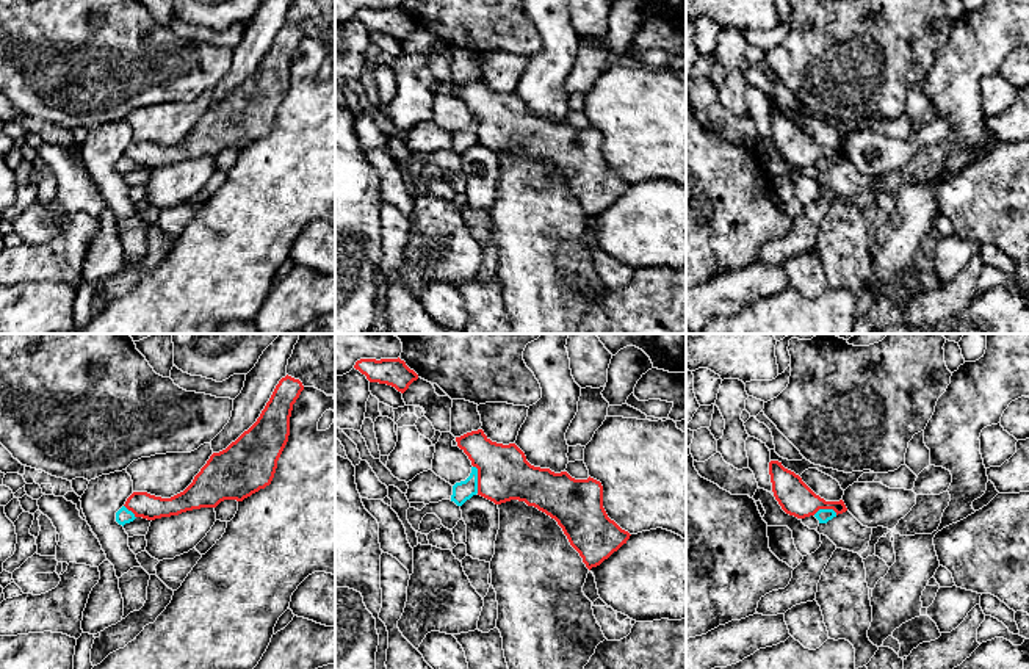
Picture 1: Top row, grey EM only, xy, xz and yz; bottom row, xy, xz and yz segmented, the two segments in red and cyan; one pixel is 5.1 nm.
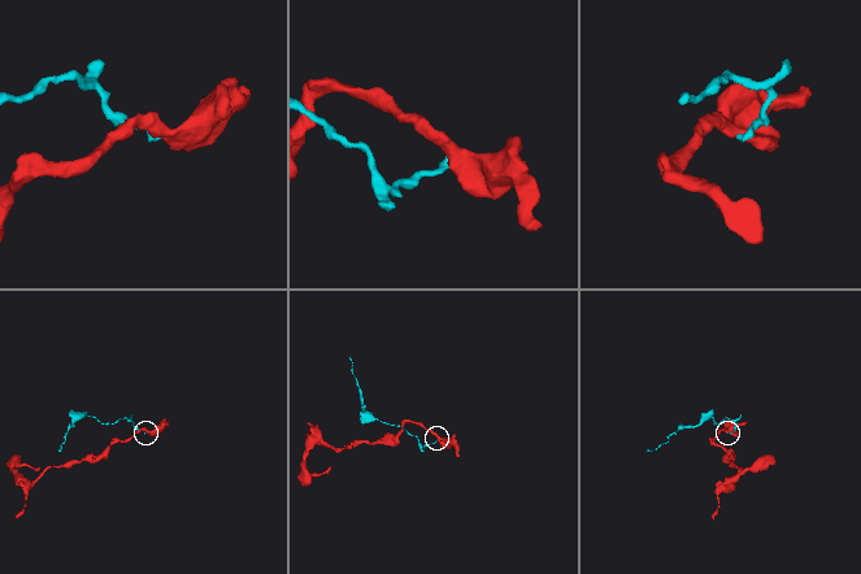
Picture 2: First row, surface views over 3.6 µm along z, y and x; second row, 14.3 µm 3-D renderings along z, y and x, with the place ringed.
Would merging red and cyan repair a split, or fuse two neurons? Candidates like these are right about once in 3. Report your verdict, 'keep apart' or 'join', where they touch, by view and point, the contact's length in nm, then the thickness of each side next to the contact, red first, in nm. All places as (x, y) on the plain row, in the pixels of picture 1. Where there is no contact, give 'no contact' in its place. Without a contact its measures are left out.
keep apart | xz (478, 129) | 150 nm | 280/100 nm

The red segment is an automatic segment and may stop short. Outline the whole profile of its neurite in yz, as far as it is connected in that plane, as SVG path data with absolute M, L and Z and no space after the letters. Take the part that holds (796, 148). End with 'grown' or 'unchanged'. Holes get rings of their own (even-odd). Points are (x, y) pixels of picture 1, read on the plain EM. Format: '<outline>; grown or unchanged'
M769 111L772 141L782 158L797 168L814 165L819 158L833 158L838 163L847 160L843 149L825 150L816 144L799 124L785 118L782 111Z; unchanged

